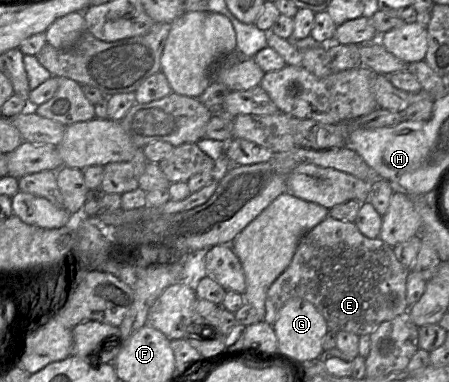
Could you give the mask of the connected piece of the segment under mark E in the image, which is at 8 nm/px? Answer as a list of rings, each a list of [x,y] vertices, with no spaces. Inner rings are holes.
[[[327,216],[302,237],[290,265],[268,289],[263,320],[273,325],[283,305],[291,298],[299,297],[309,301],[320,311],[329,331],[370,335],[381,323],[409,310],[406,298],[409,271],[397,259],[393,248],[379,237],[370,239],[359,231],[354,222]]]

